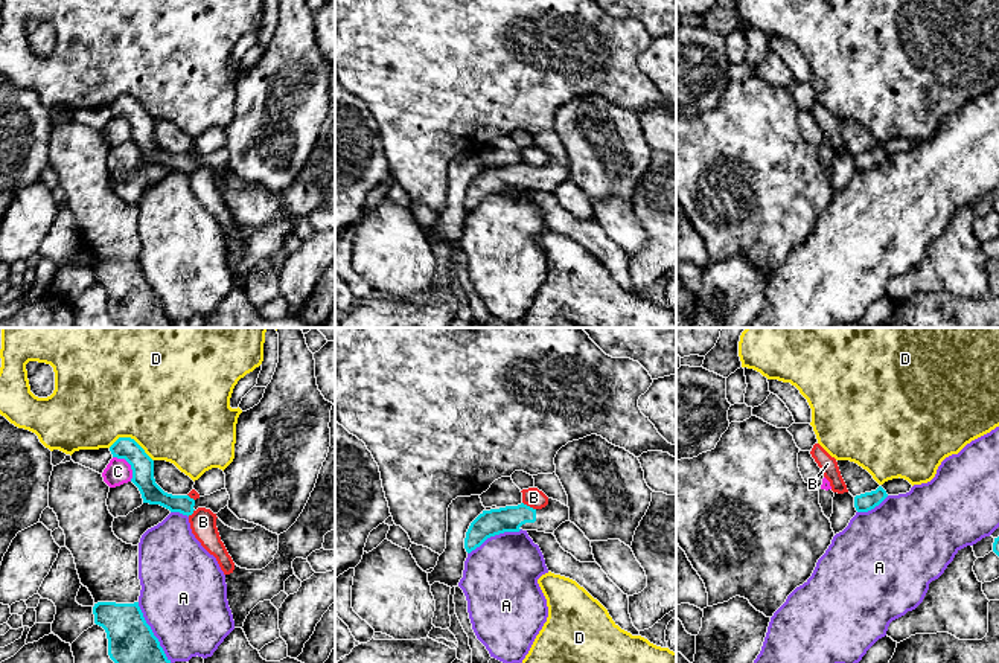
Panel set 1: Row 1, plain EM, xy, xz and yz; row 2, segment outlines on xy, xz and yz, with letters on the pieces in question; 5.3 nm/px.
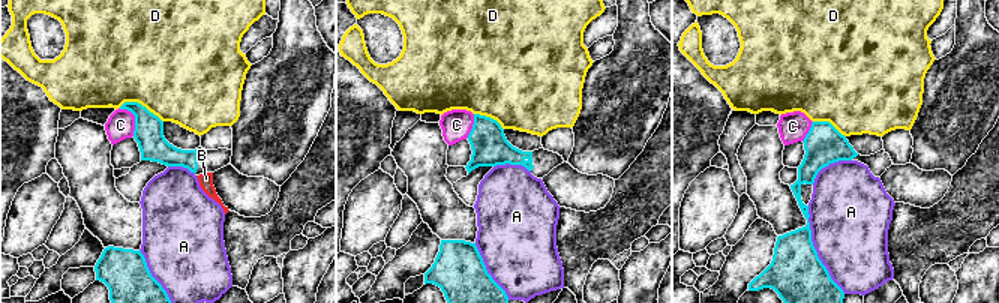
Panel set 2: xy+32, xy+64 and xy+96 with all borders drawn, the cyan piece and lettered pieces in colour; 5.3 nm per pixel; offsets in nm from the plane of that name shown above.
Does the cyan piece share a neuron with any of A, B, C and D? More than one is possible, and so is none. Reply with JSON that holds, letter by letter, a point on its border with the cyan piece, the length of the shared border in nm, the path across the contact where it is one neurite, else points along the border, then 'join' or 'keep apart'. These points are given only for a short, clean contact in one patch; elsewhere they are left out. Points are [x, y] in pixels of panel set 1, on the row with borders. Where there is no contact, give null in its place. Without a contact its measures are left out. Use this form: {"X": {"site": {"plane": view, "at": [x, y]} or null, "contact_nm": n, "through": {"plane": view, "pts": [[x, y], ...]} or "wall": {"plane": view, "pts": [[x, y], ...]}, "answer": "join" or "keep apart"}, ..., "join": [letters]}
{"A": {"site": {"plane": "xy", "at": [153, 633]}, "contact_nm": 360, "answer": "keep apart"}, "B": {"site": {"plane": "xz", "at": [529, 506]}, "contact_nm": 80, "wall": {"plane": "xz", "pts": [[523, 502], [535, 509]]}, "answer": "keep apart"}, "C": {"site": {"plane": "xy", "at": [130, 464]}, "contact_nm": 170, "answer": "keep apart"}, "D": {"site": {"plane": "xy", "at": [130, 438]}, "contact_nm": 260, "answer": "keep apart"}, "join": []}

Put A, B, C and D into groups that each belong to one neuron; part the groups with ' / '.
A / B / C / D

